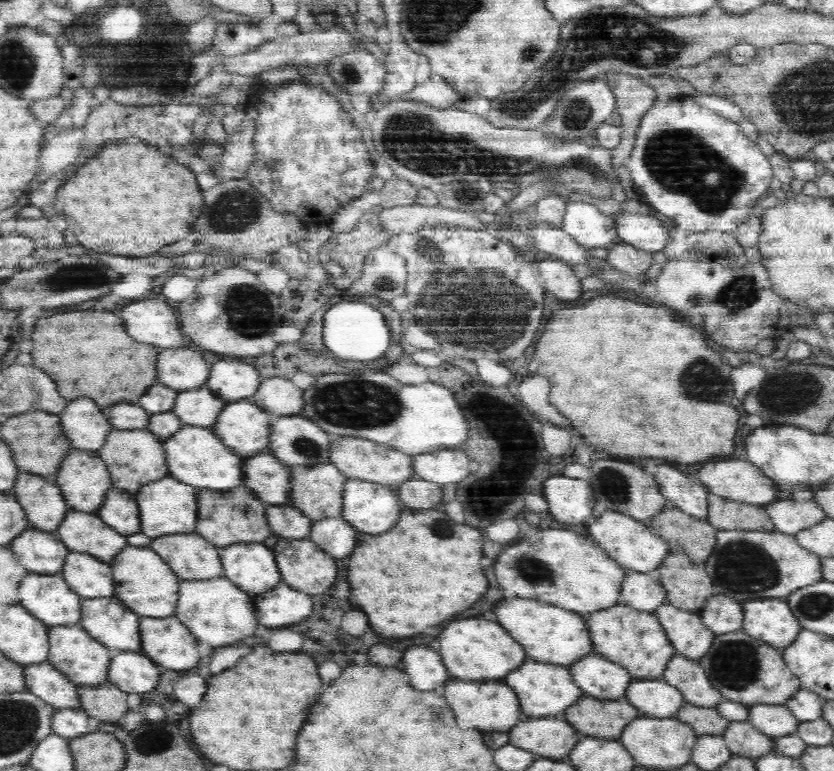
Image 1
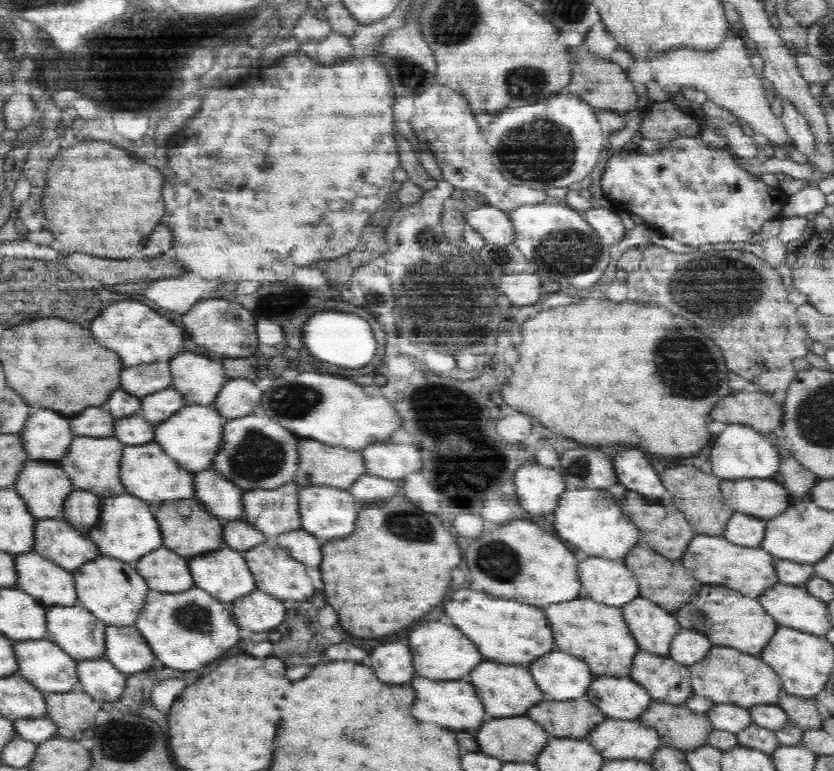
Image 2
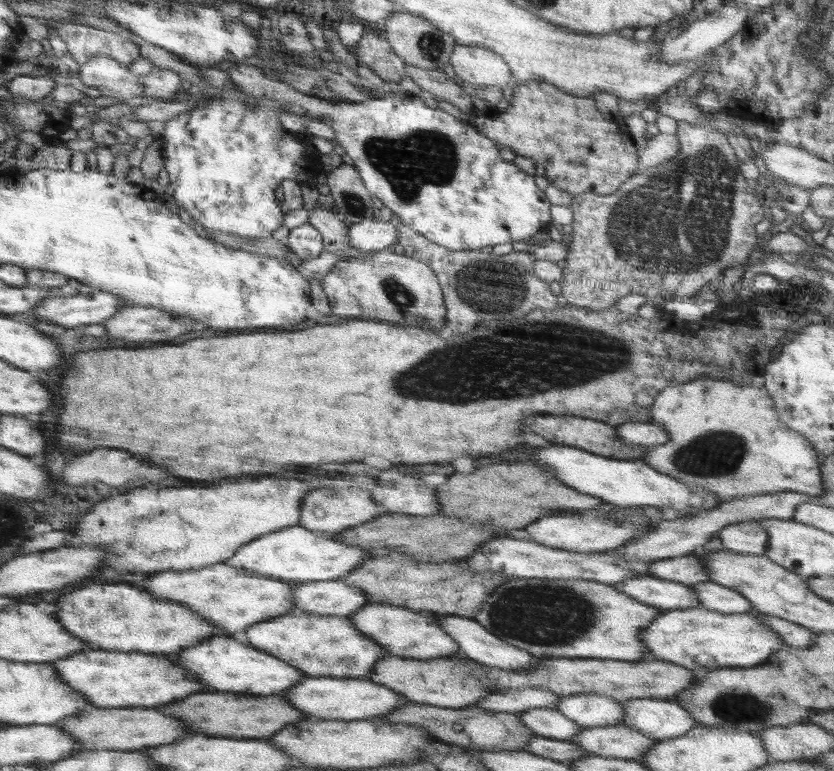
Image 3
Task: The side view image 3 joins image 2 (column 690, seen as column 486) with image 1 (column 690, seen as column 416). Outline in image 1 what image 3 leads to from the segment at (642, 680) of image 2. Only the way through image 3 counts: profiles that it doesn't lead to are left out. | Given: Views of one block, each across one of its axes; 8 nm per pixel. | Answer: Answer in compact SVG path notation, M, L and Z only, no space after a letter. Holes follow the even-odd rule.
M674 655L667 664L662 678L683 692L686 702L700 707L715 707L722 694L710 681L697 660Z

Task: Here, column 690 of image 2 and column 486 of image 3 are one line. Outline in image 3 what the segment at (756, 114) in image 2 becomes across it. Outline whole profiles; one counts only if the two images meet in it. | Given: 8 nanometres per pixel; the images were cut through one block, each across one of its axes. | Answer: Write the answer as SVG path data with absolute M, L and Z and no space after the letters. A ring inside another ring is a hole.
M458 45L450 55L452 70L455 70L458 81L466 81L475 87L506 86L513 82L509 64L500 56L485 47Z

